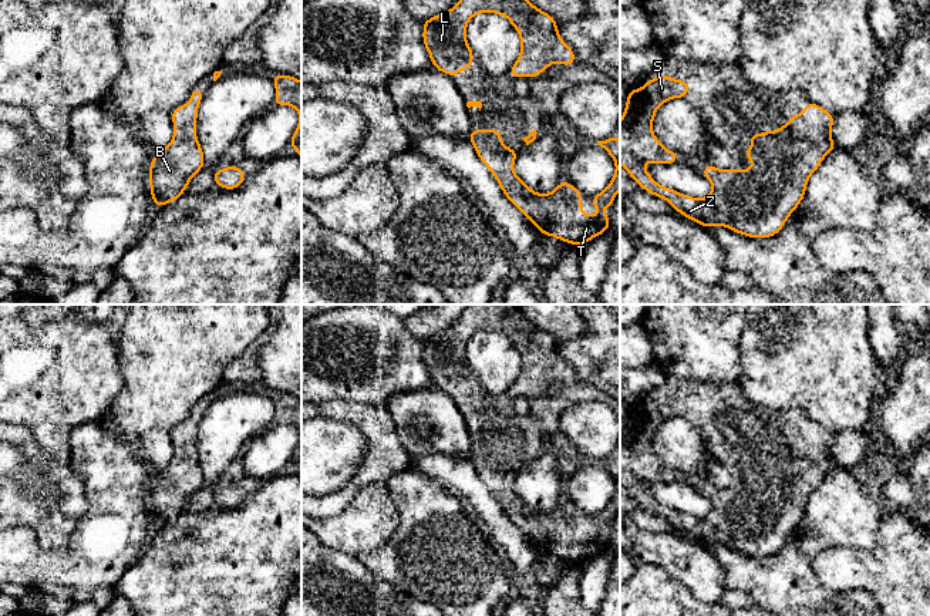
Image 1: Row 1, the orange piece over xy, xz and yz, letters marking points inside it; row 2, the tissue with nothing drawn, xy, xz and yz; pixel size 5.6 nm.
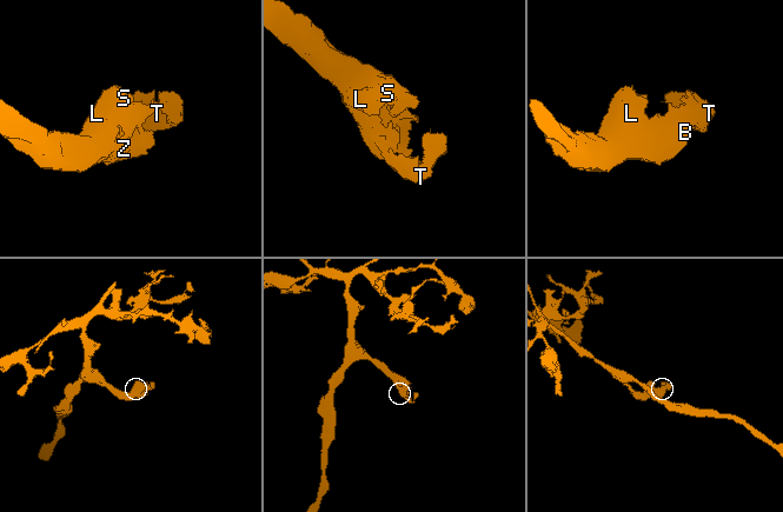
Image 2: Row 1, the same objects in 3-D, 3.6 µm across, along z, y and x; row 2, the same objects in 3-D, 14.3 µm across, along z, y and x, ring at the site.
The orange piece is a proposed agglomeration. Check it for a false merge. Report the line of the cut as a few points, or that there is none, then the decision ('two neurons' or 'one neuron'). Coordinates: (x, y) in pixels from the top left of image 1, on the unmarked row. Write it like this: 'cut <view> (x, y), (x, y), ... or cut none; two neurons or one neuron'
cut none; one neuron

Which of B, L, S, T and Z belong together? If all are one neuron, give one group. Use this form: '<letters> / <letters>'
B L S T Z

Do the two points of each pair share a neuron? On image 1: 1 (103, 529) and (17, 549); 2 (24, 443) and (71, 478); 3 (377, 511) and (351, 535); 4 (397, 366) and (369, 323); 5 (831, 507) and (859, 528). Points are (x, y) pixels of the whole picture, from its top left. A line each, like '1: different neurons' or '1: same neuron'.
1: same neuron
2: same neuron
3: same neuron
4: same neuron
5: same neuron

